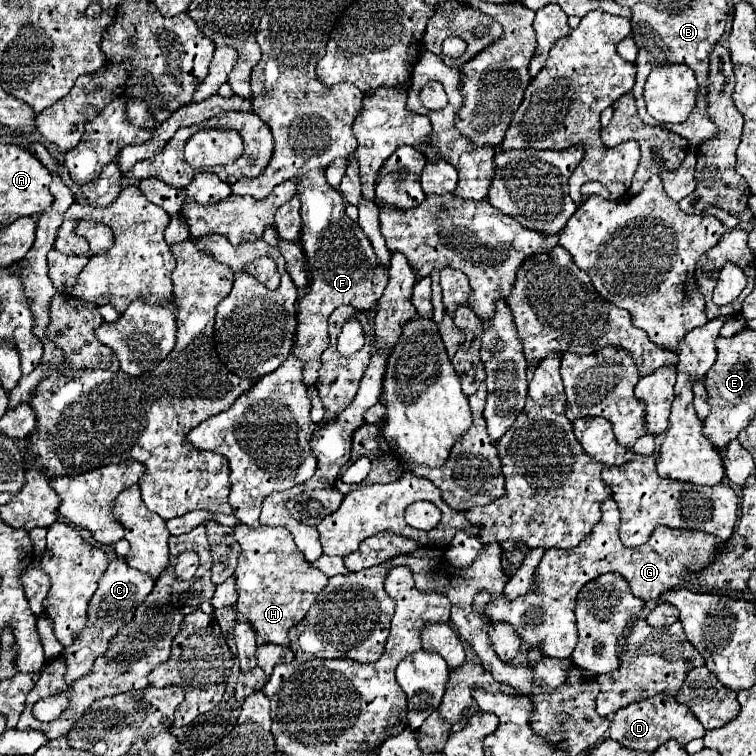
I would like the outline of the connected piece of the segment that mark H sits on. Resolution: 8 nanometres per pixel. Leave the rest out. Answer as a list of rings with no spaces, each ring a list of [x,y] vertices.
[[[239,523],[235,525],[235,539],[241,545],[239,565],[235,569],[239,593],[237,609],[267,643],[285,647],[289,645],[289,629],[305,617],[317,595],[325,589],[329,577],[303,559],[293,535],[281,525],[249,527]]]

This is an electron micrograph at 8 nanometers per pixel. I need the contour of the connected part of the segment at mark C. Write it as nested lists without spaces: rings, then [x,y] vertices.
[[[113,559],[109,563],[109,567],[105,569],[105,573],[99,579],[99,587],[89,603],[89,627],[85,627],[85,631],[81,631],[81,635],[77,635],[73,647],[63,649],[63,657],[67,661],[67,673],[65,673],[65,681],[71,685],[75,679],[79,679],[81,675],[85,675],[91,667],[93,661],[105,653],[105,647],[109,643],[109,639],[117,633],[117,629],[125,623],[129,623],[129,619],[133,617],[133,611],[139,603],[143,603],[143,599],[153,591],[155,581],[151,575],[141,573],[139,569],[129,567],[123,559]]]

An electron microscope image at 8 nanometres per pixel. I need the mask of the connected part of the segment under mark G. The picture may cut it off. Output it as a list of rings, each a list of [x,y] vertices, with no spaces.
[[[613,499],[603,503],[603,517],[593,527],[593,531],[573,549],[547,549],[541,563],[535,571],[535,591],[519,595],[517,599],[509,601],[503,593],[499,597],[491,595],[489,591],[479,591],[473,597],[473,611],[487,617],[489,621],[505,621],[511,623],[515,633],[527,643],[529,649],[539,647],[547,657],[567,659],[577,643],[577,629],[575,629],[575,599],[577,591],[585,585],[585,581],[595,579],[603,573],[621,573],[633,591],[643,601],[655,601],[665,591],[673,589],[679,583],[683,569],[697,569],[709,561],[713,549],[721,543],[721,539],[691,531],[691,529],[671,529],[659,525],[647,543],[639,547],[625,547],[619,539],[620,511]]]

